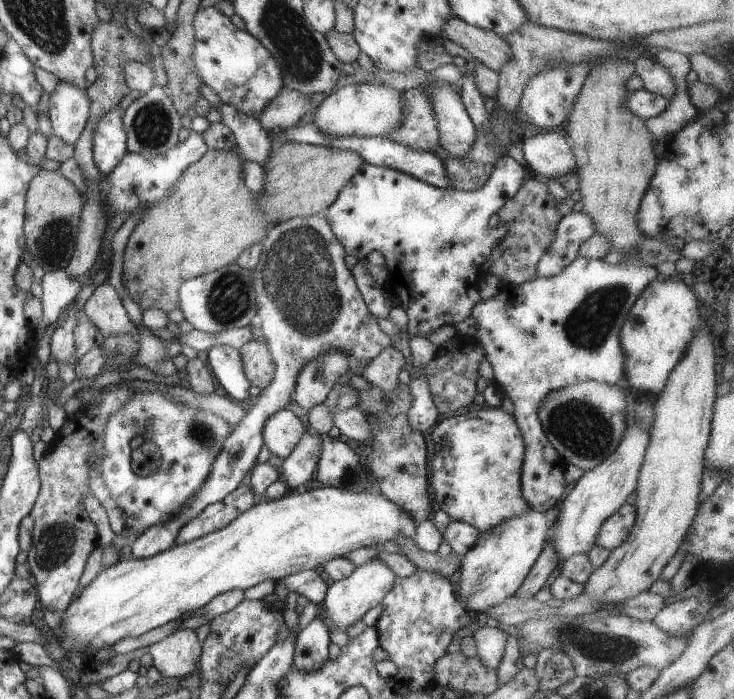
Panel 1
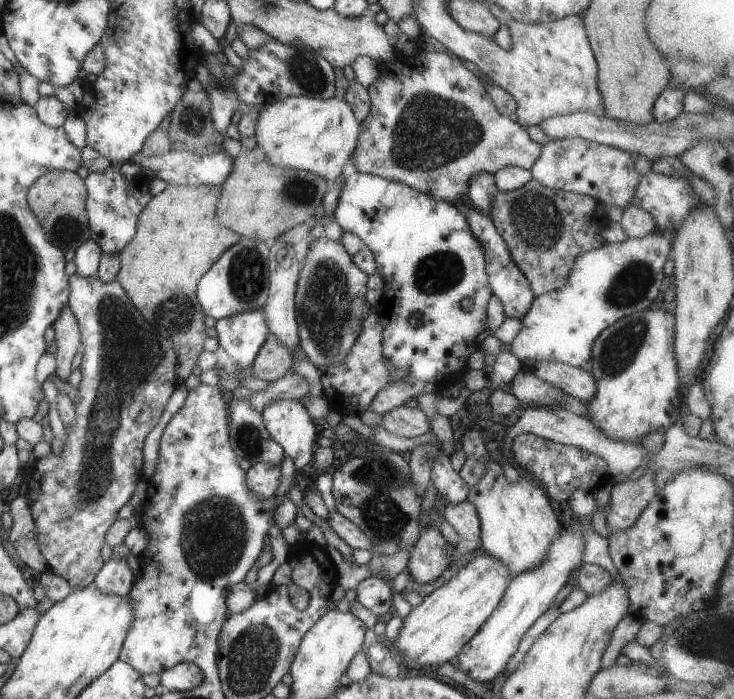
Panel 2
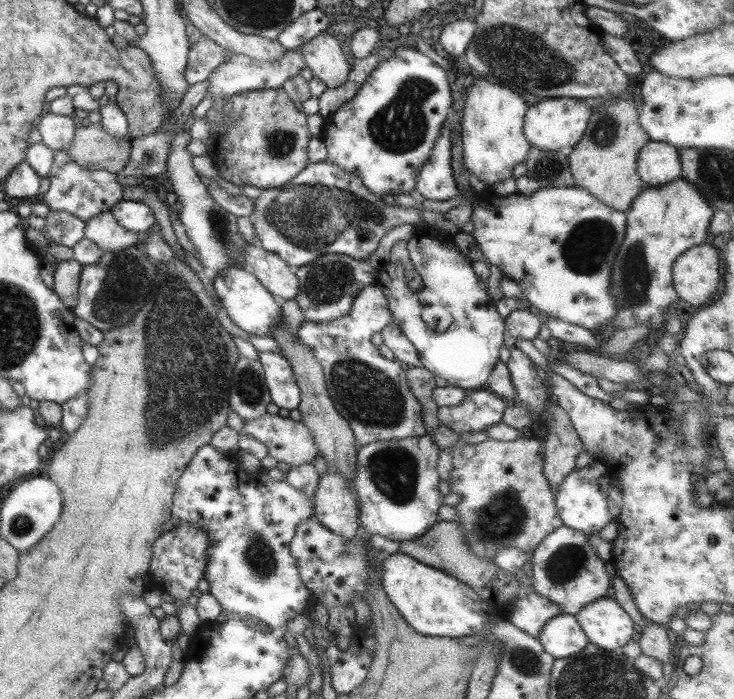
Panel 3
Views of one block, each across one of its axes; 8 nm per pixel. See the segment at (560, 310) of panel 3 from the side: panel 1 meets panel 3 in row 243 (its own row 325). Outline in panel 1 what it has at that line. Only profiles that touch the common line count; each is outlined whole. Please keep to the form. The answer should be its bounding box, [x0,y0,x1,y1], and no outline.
[470,256,658,513]

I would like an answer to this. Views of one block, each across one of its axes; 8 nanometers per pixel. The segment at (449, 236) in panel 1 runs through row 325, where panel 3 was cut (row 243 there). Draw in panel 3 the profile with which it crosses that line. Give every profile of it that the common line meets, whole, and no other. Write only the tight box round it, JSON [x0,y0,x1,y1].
[377,228,504,389]

